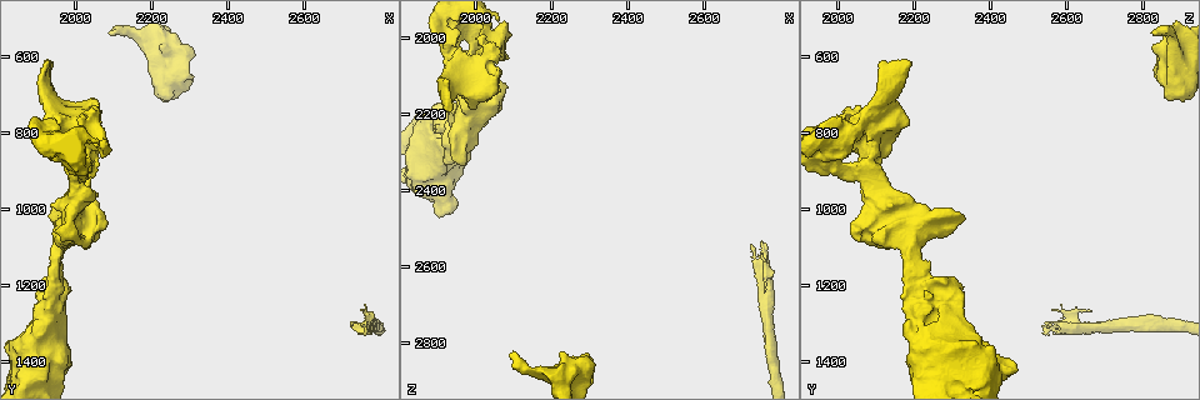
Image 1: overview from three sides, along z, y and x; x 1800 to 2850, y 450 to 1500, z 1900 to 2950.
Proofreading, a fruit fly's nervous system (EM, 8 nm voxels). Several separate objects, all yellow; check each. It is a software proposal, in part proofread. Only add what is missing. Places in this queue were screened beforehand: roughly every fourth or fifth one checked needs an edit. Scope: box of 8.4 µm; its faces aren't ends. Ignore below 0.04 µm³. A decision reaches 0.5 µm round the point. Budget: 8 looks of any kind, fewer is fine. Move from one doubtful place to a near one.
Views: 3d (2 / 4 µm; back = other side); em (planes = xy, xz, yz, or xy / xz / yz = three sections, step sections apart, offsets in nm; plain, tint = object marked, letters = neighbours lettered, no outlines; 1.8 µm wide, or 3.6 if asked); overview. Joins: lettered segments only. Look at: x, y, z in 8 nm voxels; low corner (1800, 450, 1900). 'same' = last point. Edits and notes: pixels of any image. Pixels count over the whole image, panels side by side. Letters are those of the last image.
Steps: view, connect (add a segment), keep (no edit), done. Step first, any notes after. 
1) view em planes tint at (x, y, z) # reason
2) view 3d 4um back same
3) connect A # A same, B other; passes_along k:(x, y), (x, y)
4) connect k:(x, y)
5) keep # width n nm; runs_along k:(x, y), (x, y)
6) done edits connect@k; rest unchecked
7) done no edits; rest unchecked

view em xy step 4 tint at (1930, 610, 2190) # an open end

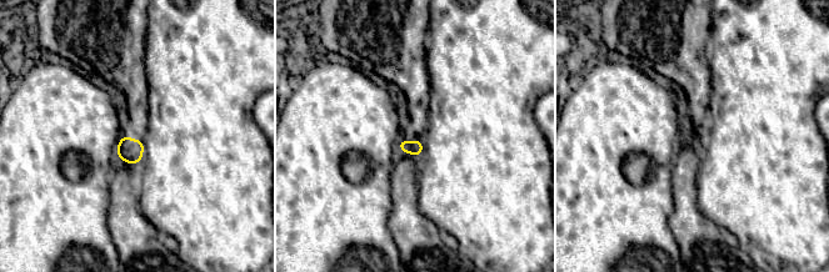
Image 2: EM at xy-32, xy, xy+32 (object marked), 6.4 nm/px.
view em yz step 8 letters same # another direction

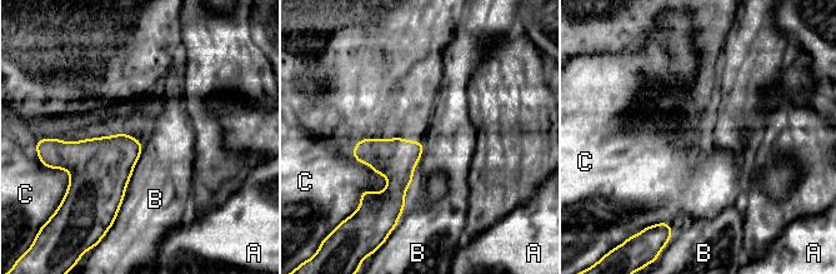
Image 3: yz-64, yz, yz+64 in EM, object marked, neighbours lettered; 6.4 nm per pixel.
keep # longest_contact B 500 nm; A other, B other, C other; border 3:(143, 147), (113, 222); no lettered segment goes on from it

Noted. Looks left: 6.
view em planes letters at (1995, 910, 2095)

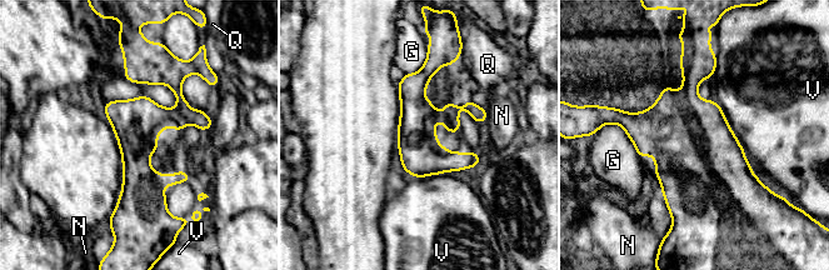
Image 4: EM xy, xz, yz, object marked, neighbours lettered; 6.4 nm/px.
keep # G other, N other, Q other, V other; border 4:(717, 103), (729, 128), (745, 151); no lettered segment goes on from it

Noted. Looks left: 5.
view 3d 4um at (1935, 1305, 2255) # thick turns thin

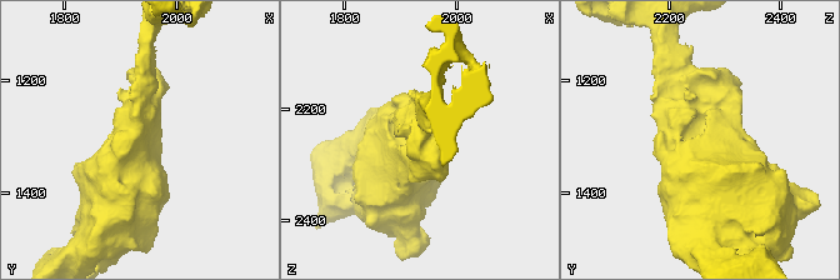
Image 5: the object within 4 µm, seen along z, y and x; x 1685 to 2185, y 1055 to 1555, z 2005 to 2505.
view em 3.6um planes letters at (1940, 1305, 2250)

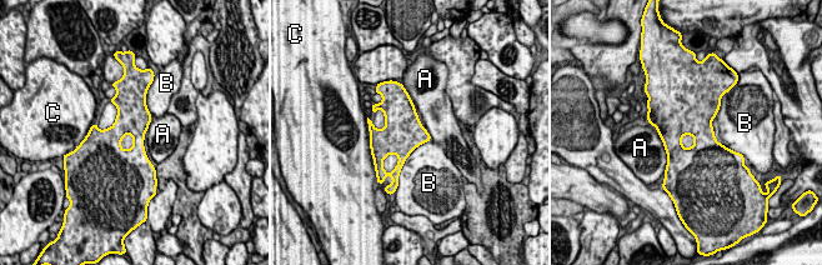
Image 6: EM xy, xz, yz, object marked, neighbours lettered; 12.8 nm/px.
keep # A other, B other, C other; border 6:(648, 123), (662, 141), (666, 166); none of them fits

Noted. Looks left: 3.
done no edits; rest unchecked

